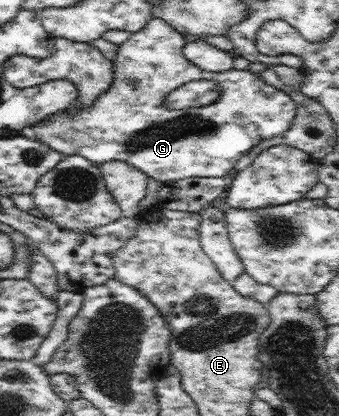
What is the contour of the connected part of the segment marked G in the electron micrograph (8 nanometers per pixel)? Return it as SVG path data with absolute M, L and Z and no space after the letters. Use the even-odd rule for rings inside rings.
M161 18L148 19L146 26L121 44L113 62L113 81L108 90L97 96L96 102L80 112L60 112L33 125L36 138L56 152L80 155L90 162L126 162L162 183L183 178L206 176L230 178L235 164L248 154L250 148L266 138L283 135L297 114L296 102L285 91L267 84L260 75L248 69L208 72L190 62L184 54L187 41L169 22ZM191 80L216 81L221 86L221 97L212 105L183 110L164 107L164 97Z

